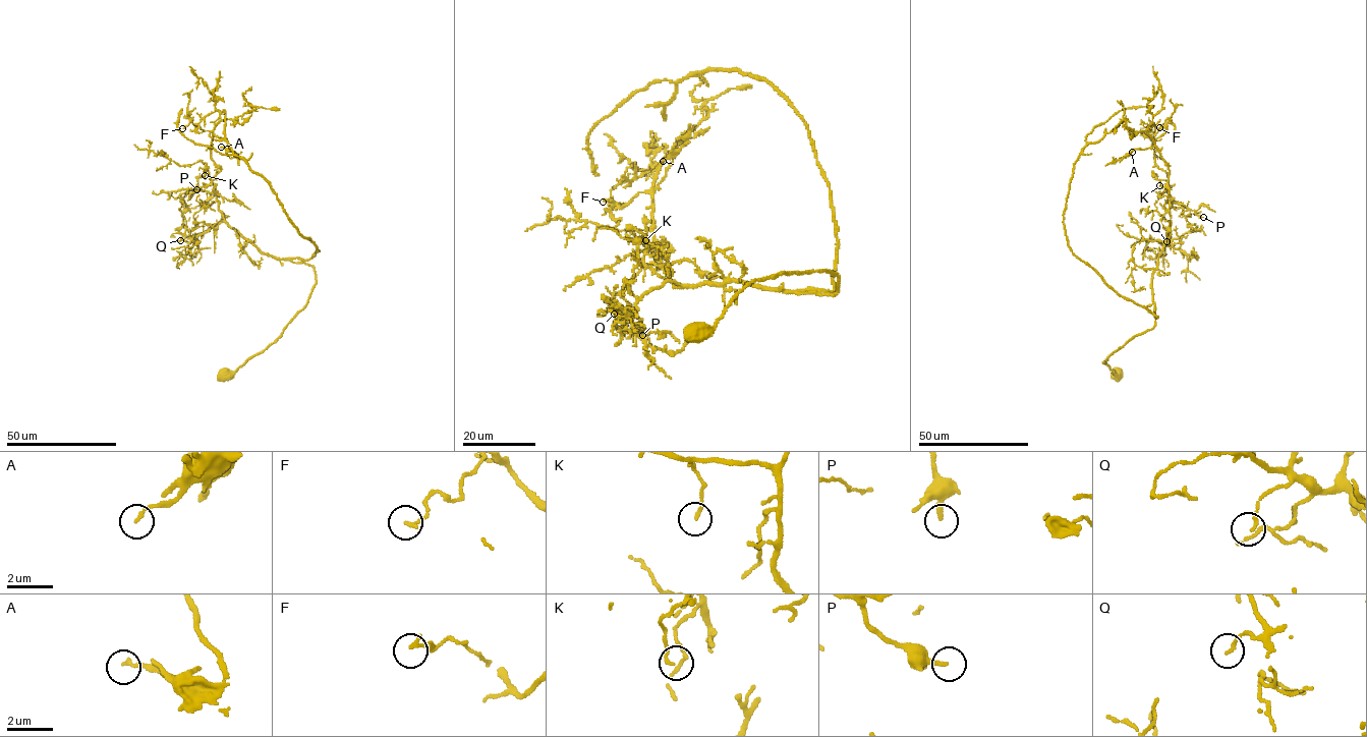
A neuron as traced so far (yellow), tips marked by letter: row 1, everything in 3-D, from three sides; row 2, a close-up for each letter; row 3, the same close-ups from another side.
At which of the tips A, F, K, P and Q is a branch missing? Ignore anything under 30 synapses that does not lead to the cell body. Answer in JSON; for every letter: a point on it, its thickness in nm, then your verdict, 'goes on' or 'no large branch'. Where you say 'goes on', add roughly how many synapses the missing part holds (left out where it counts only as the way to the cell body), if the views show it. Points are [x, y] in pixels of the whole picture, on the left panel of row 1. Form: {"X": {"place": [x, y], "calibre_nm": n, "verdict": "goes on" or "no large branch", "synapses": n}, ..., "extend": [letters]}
{"A": {"place": [221, 147], "calibre_nm": 140, "verdict": "no large branch"}, "F": {"place": [182, 128], "calibre_nm": 160, "verdict": "no large branch"}, "K": {"place": [205, 175], "calibre_nm": 130, "verdict": "no large branch"}, "P": {"place": [196, 189], "calibre_nm": 220, "verdict": "no large branch"}, "Q": {"place": [180, 240], "calibre_nm": 130, "verdict": "no large branch"}, "extend": []}

